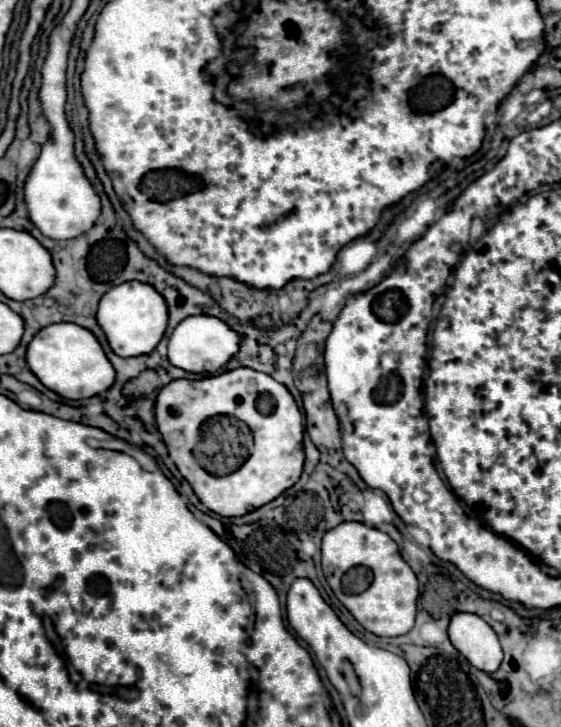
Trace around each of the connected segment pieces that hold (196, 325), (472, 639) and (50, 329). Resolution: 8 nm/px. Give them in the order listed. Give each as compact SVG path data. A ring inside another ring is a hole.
M210 314L188 316L176 326L176 330L170 336L168 360L174 366L178 366L178 368L182 368L186 372L212 376L238 354L240 340L242 340L240 334L236 330L232 330L226 322L216 318L216 316L210 316Z
M454 614L450 620L450 642L478 670L496 672L502 662L502 648L496 632L476 614Z
M72 322L50 324L42 328L28 346L26 362L46 388L66 400L92 398L96 394L106 392L116 380L116 370L106 358L98 338L90 330Z

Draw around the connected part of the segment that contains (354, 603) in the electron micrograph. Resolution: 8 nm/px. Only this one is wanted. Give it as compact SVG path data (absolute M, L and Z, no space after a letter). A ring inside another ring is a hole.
M342 522L340 526L328 530L322 538L321 565L336 598L368 632L376 636L402 636L412 630L416 618L418 580L412 568L400 556L396 542L388 534L360 522ZM354 566L362 566L364 574L372 574L368 576L368 582L364 578L362 584L370 586L360 594L348 594L348 588L342 586L344 574Z

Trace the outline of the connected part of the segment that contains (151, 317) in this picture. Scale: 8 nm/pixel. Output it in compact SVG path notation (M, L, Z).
M132 280L110 288L98 306L98 324L102 326L112 350L118 356L142 356L150 354L164 336L168 324L168 306L164 296L150 284Z

